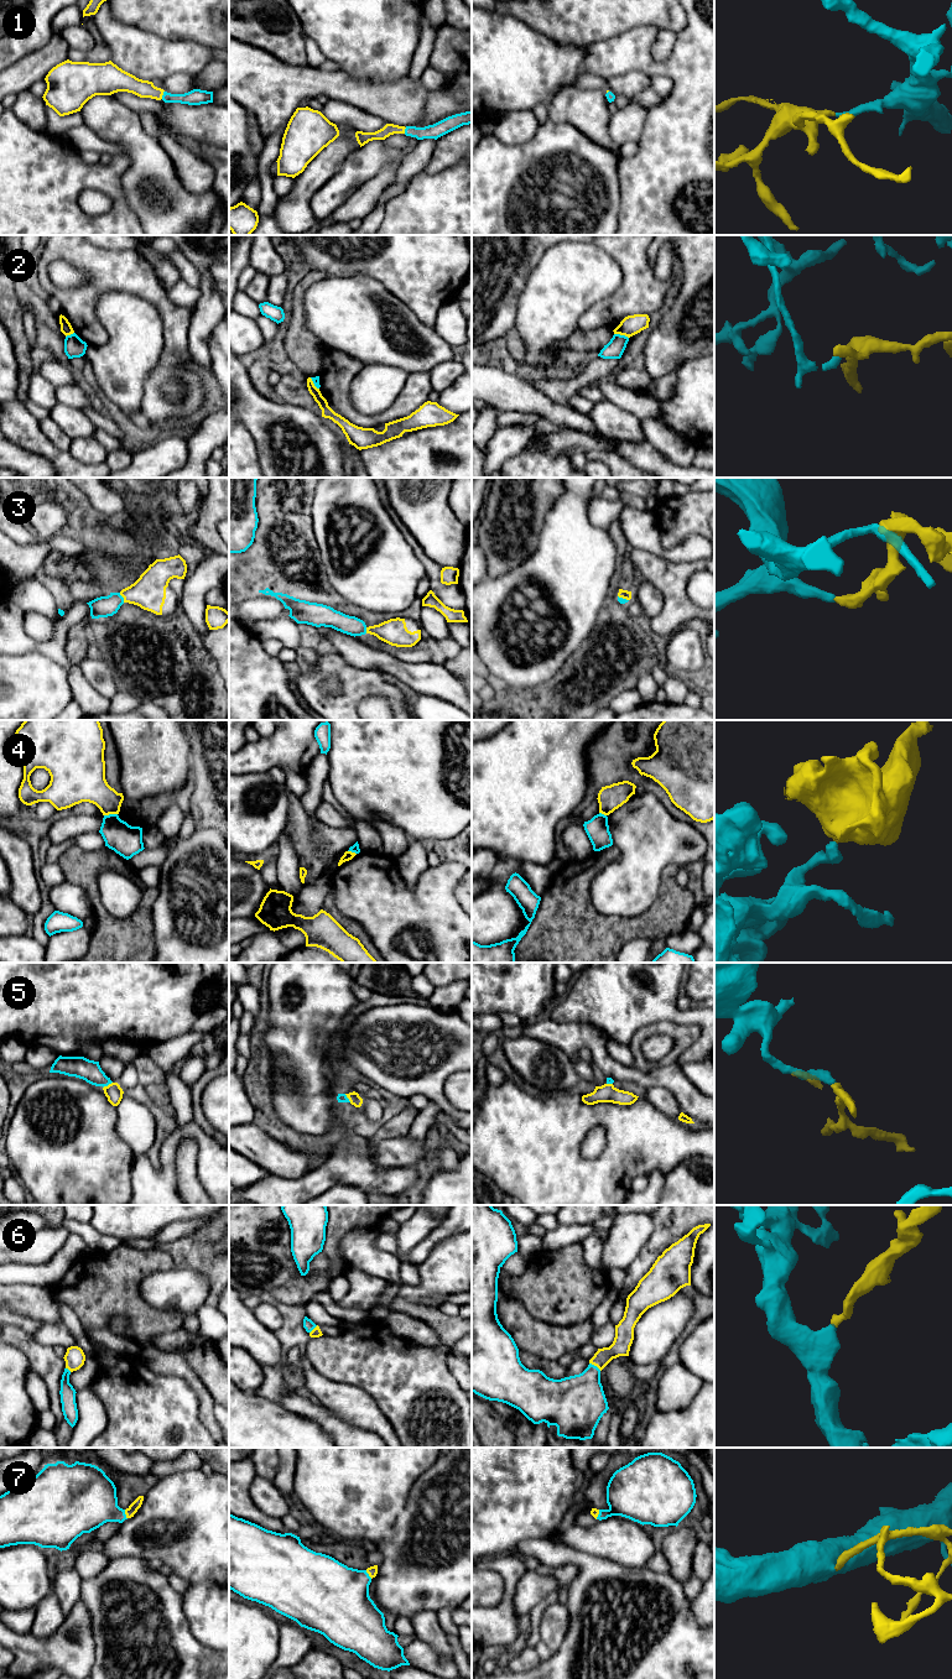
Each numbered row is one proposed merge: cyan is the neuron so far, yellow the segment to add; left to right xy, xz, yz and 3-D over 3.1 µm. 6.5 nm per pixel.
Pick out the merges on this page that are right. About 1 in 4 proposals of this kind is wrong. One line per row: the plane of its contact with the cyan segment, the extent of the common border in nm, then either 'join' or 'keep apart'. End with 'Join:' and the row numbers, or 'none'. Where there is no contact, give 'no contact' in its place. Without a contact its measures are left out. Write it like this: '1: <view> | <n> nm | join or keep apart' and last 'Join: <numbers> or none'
1: xy | 60 nm | join
2: yz | 100 nm | keep apart
3: xy | 70 nm | join
4: xy | 90 nm | keep apart
5: xy | 80 nm | join
6: yz | 90 nm | join
7: xy | 70 nm | join
Join: 1, 3, 5, 6, 7

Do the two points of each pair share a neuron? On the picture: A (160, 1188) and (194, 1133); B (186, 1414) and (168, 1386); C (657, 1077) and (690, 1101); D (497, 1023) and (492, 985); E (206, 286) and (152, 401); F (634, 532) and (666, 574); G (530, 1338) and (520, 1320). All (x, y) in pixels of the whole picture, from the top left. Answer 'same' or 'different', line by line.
A: same
B: same
C: same
D: different
E: different
F: different
G: same

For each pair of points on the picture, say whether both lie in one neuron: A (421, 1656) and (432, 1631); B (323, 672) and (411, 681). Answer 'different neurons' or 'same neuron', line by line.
A: different neurons
B: different neurons

